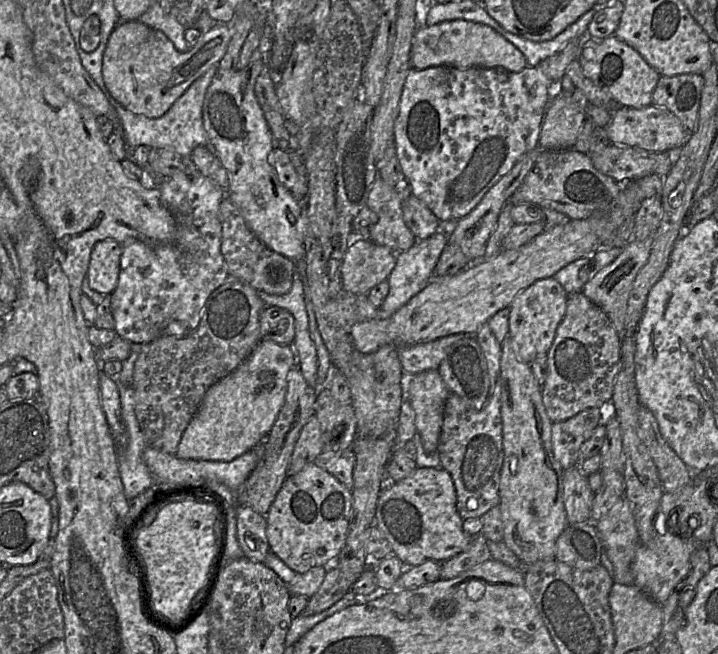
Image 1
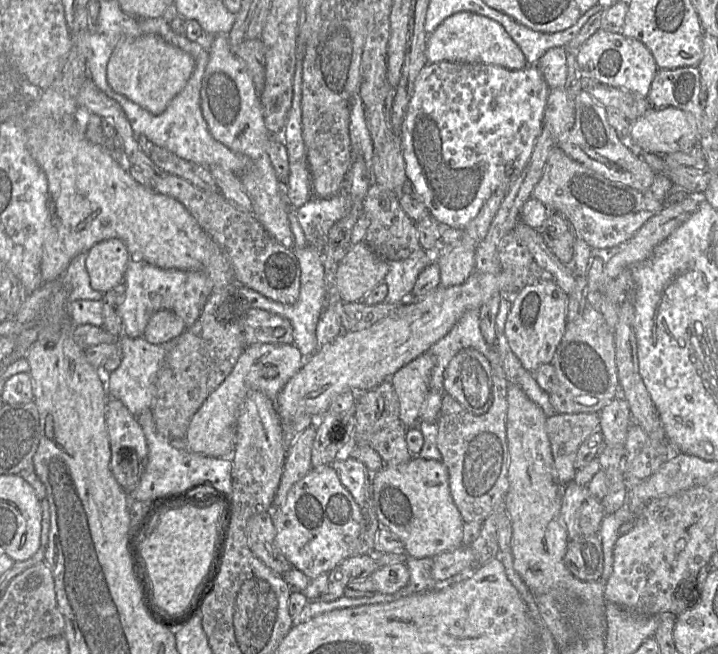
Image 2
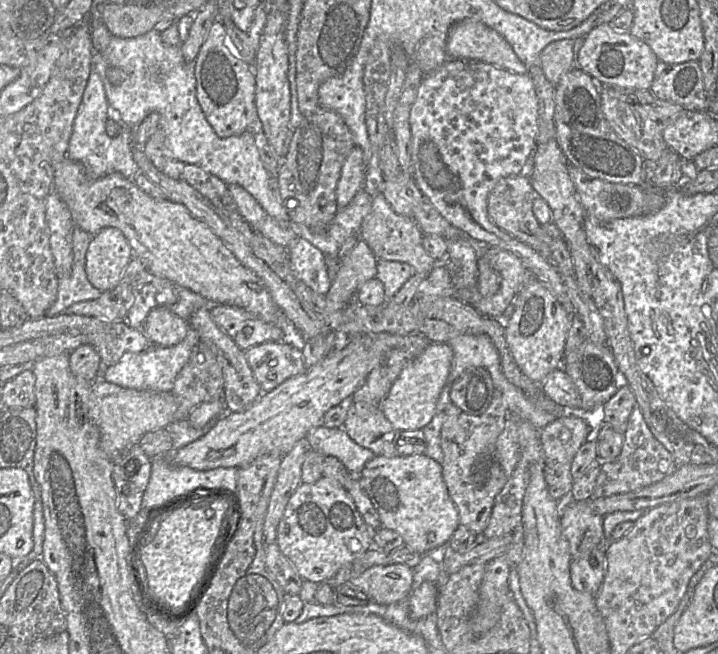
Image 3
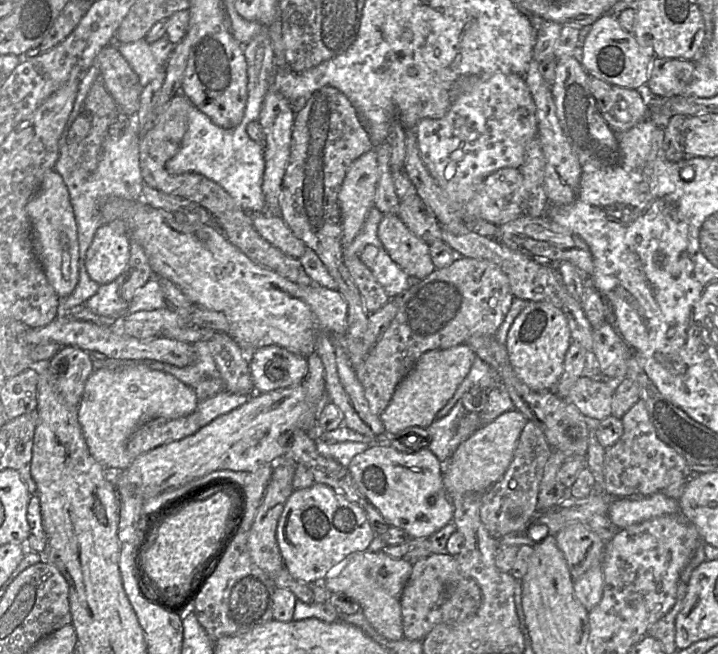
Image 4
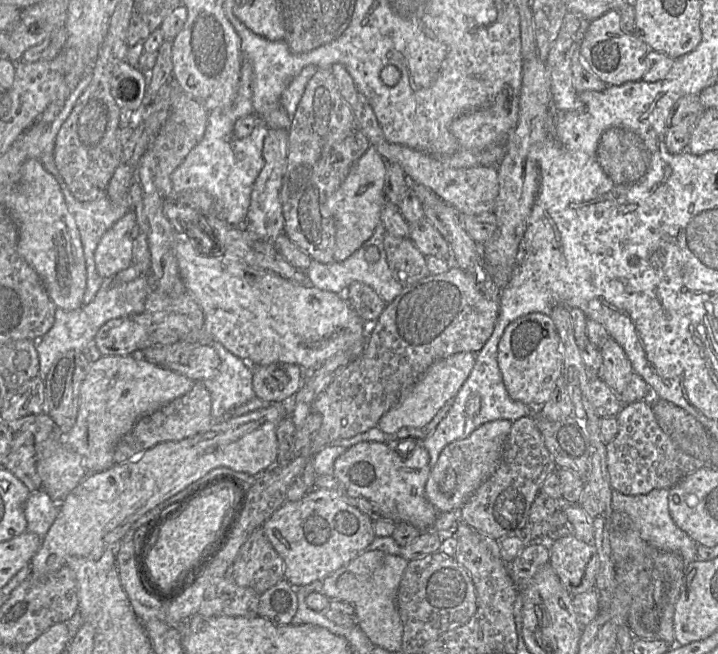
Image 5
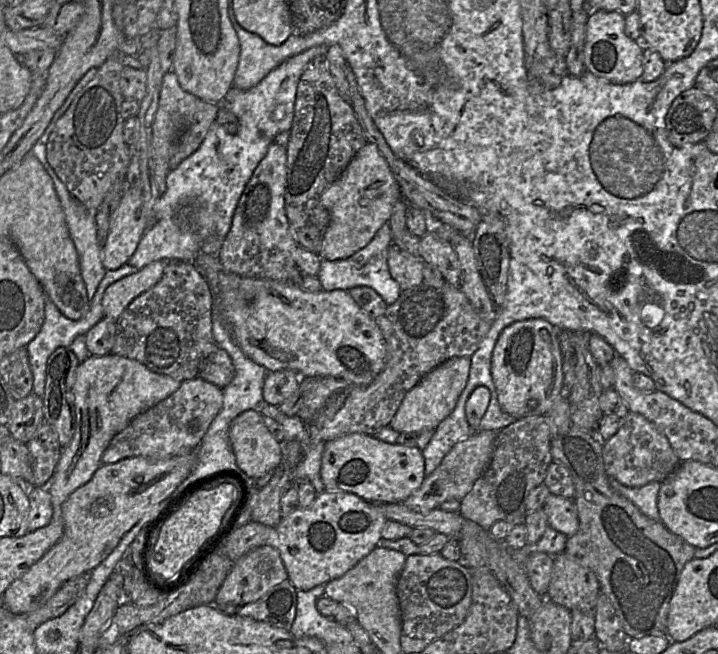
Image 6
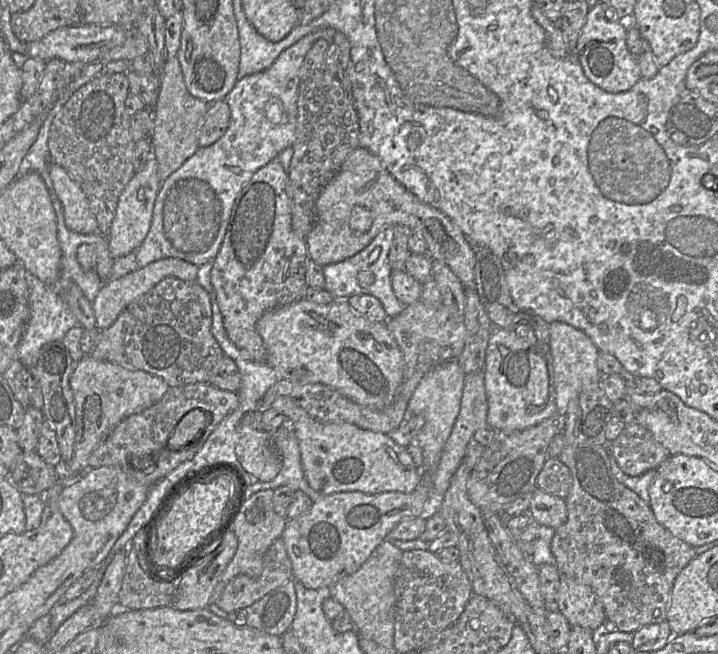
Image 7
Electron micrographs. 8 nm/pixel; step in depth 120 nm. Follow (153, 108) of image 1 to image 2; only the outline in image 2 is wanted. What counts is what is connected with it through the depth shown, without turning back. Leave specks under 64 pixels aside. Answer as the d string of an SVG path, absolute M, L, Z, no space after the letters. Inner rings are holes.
M155 34L123 37L106 65L110 88L153 115L165 111L170 101L185 87L195 68L194 58Z

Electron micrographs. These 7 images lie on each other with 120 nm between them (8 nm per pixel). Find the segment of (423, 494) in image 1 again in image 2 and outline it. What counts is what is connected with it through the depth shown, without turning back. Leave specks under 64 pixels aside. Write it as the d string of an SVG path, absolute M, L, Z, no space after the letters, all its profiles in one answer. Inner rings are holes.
M415 456L408 462L383 466L374 474L373 501L380 527L398 536L409 557L435 557L463 546L465 522L452 498L443 462Z

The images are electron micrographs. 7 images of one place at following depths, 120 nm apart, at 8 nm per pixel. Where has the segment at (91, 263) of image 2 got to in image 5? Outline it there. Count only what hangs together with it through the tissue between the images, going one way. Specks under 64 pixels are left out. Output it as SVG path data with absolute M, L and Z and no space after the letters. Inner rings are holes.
M129 210L117 220L101 237L94 252L98 274L112 278L132 264L132 229L135 215Z

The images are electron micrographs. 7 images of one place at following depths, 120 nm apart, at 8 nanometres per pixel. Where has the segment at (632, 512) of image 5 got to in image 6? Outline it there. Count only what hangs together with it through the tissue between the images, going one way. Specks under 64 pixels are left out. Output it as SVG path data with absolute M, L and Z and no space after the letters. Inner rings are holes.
M609 478L611 486L615 491L634 503L648 518L660 521L657 500L661 483L650 482L641 487L628 487L614 478Z

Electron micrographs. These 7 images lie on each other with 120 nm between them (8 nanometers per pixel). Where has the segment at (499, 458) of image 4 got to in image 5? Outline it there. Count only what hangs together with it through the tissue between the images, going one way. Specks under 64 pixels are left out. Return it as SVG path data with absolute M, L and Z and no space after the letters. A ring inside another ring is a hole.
M505 419L486 423L465 439L454 441L445 447L431 469L425 486L427 500L440 513L459 511L470 496L496 473L512 424Z

